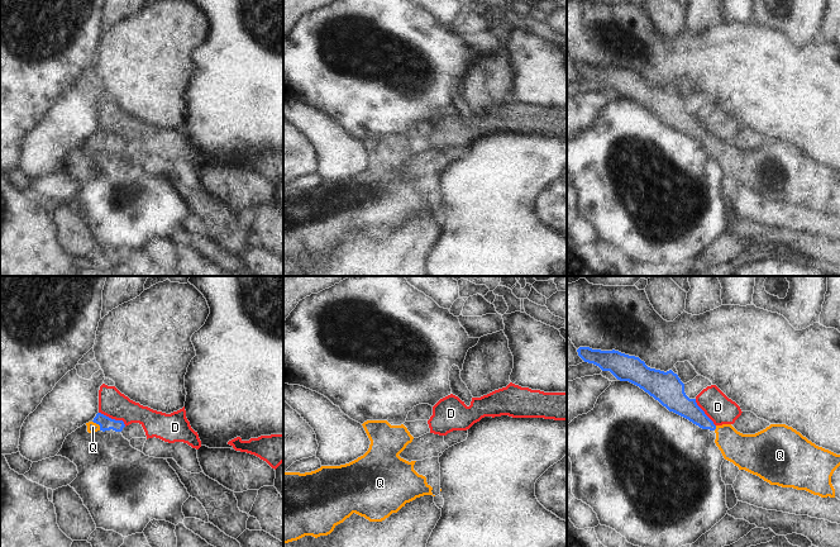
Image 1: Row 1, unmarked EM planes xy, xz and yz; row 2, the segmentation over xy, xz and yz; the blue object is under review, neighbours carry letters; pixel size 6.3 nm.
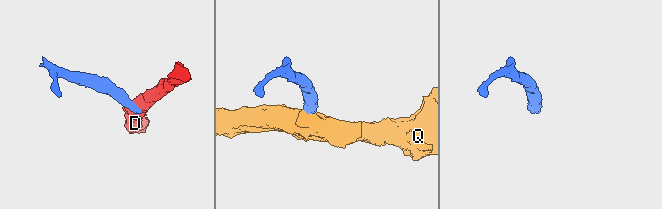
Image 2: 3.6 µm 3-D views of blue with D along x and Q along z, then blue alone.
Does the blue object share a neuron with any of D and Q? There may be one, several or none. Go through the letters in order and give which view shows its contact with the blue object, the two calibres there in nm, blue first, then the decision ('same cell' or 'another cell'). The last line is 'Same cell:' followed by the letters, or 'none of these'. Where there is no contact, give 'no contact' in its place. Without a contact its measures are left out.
D: contact in xy; calibres 90 and 180 nm; another cell
Q: contact in xy; calibres 90 and 70 nm; same cell
Same cell: Q

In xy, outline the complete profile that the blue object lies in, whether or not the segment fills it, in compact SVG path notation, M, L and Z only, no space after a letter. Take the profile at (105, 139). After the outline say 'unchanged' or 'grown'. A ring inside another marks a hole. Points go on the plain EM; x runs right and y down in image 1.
M97 129L96 133L94 134L92 138L86 139L87 142L87 148L89 149L95 149L97 147L115 147L115 148L121 148L123 144L125 143L123 137L115 137L111 135L101 129Z; grown

